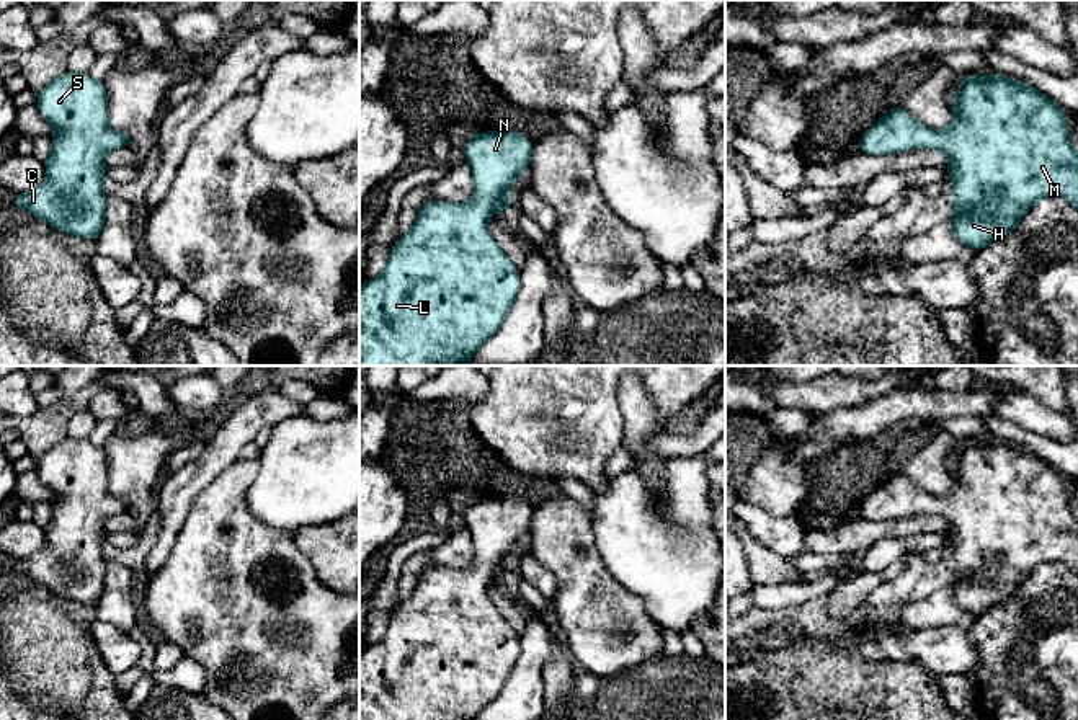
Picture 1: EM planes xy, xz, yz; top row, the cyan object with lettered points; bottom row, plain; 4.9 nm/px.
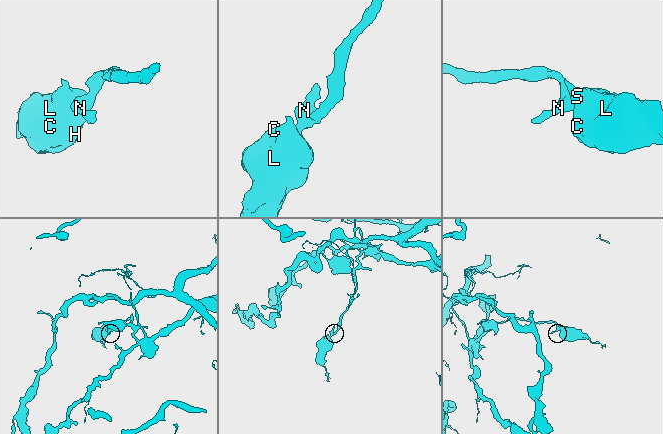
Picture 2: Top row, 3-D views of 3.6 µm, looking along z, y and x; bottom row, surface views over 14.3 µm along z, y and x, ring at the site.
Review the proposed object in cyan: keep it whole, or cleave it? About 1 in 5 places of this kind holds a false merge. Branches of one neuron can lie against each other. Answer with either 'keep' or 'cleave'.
keep

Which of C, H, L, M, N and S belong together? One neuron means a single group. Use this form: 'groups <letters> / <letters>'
groups C H L M N S

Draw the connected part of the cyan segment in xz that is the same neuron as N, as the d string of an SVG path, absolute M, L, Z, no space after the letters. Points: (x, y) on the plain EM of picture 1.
M513 496L475 498L464 513L464 526L470 531L475 557L470 568L426 567L416 580L412 596L390 612L385 635L359 653L359 720L475 720L503 691L519 658L519 637L503 619L487 594L487 584L513 573L511 550L523 536L531 532L534 508Z

